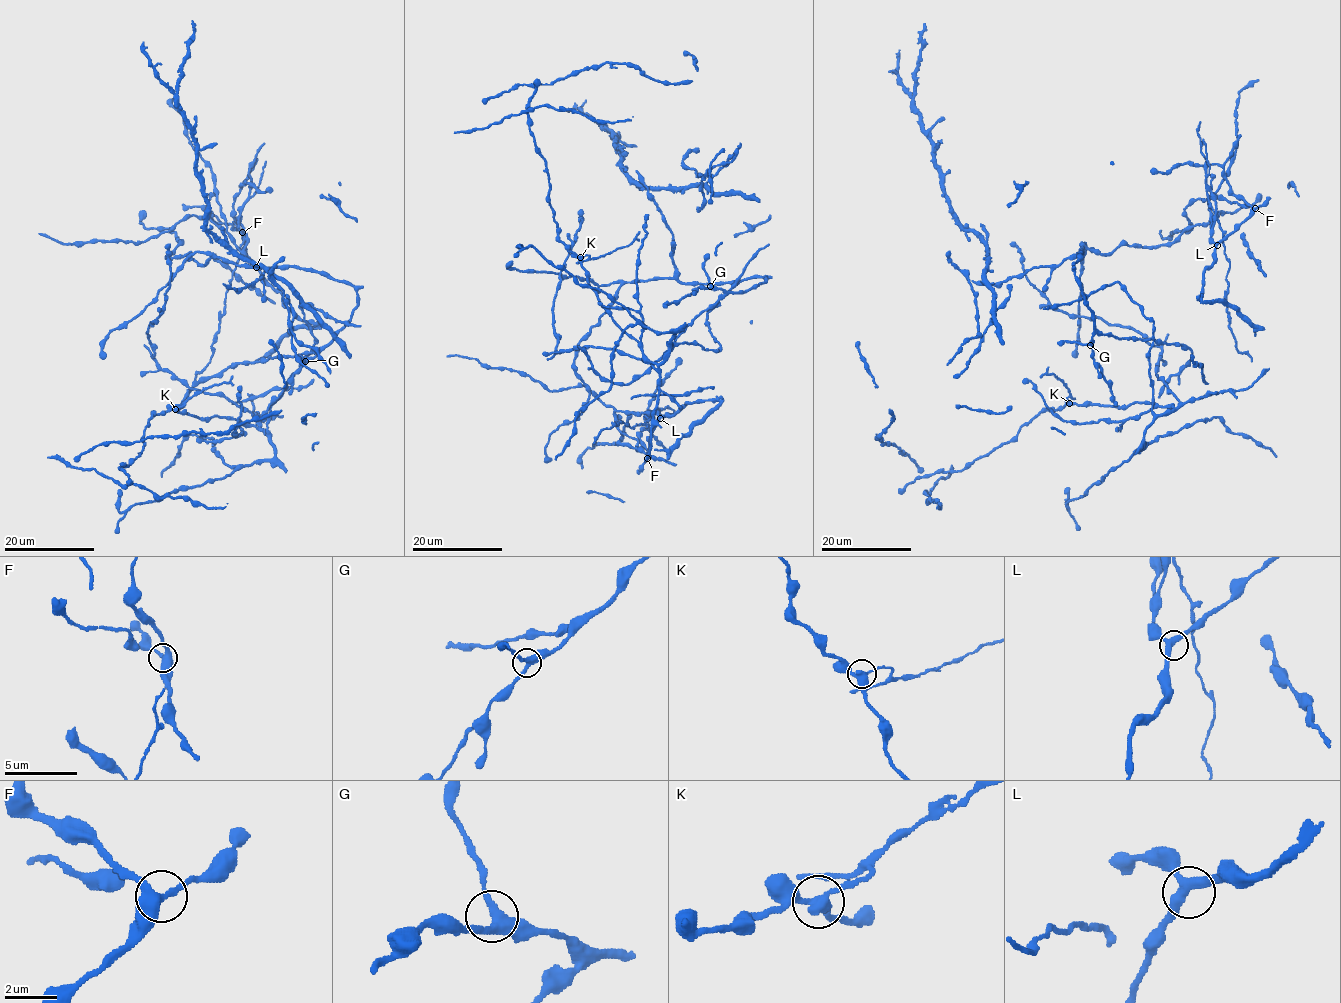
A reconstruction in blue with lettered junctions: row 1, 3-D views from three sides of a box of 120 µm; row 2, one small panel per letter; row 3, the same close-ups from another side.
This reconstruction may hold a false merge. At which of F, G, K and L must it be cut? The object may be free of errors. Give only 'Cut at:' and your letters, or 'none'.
Cut at: K

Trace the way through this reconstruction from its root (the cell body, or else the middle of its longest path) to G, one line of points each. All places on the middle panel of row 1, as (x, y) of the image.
G: (641, 375), (672, 347), (674, 339), (699, 314), (724, 293), (710, 286)

